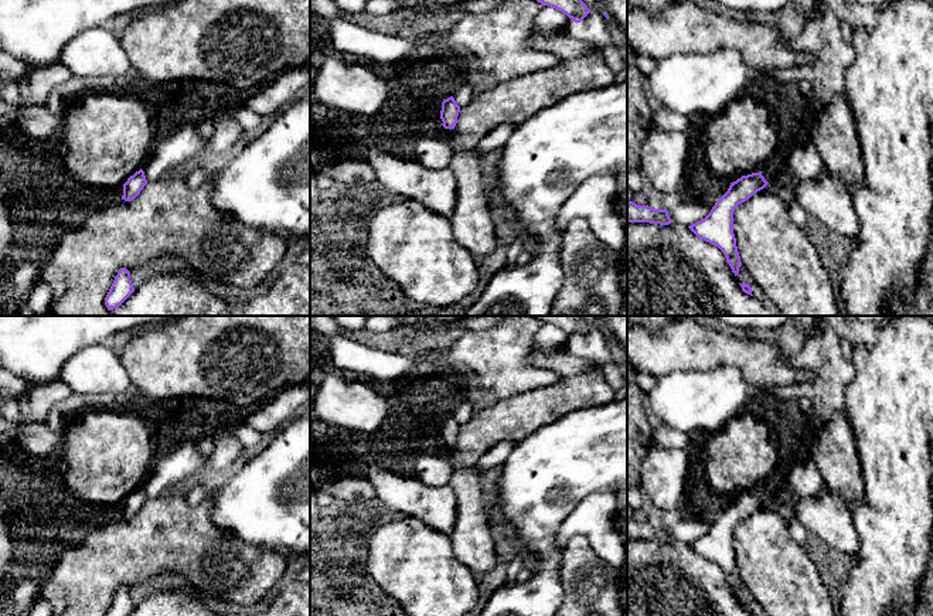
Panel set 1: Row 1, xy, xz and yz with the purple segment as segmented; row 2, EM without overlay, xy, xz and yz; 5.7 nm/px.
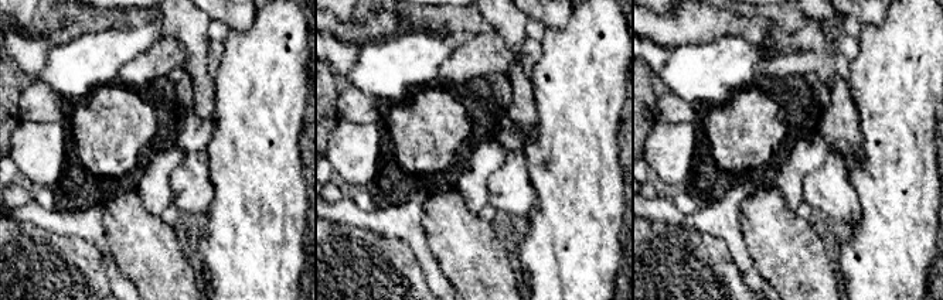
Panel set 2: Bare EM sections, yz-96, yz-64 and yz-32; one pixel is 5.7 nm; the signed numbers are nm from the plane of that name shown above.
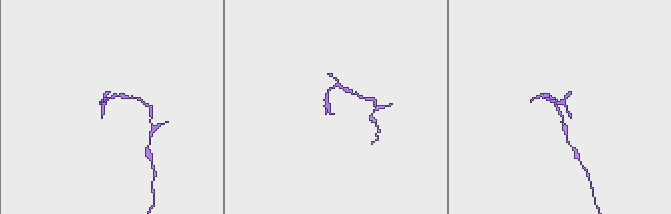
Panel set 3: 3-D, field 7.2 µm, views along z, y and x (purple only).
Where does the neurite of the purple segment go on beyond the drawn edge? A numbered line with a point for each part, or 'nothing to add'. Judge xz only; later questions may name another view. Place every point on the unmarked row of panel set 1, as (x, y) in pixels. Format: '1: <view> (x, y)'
nothing to add

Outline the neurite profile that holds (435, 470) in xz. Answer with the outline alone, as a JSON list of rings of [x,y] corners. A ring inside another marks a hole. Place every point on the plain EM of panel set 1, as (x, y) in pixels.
[[[442,455],[420,456],[415,463],[413,477],[430,487],[450,483],[453,467]]]

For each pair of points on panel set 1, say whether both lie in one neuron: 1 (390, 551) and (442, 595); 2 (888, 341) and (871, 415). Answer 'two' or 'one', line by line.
1: one
2: one

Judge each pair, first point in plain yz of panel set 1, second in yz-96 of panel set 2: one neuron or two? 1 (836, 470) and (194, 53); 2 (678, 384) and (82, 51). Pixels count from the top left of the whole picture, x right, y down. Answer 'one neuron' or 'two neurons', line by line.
1: one neuron
2: one neuron

